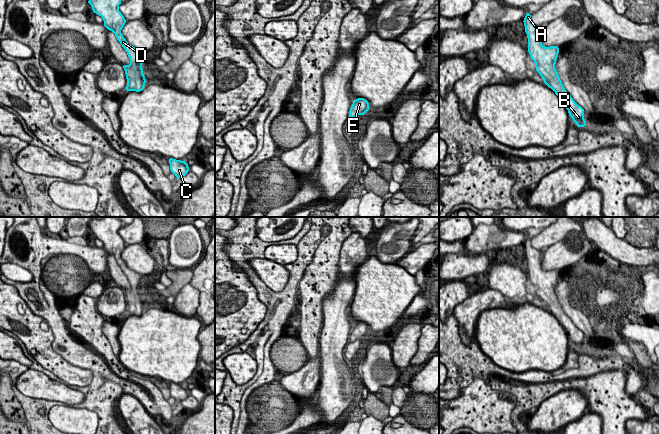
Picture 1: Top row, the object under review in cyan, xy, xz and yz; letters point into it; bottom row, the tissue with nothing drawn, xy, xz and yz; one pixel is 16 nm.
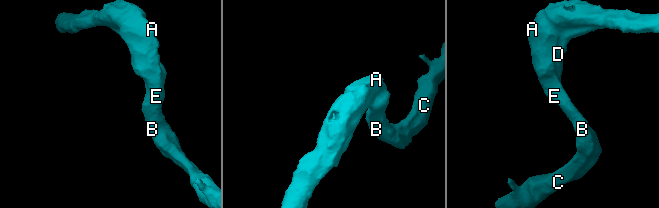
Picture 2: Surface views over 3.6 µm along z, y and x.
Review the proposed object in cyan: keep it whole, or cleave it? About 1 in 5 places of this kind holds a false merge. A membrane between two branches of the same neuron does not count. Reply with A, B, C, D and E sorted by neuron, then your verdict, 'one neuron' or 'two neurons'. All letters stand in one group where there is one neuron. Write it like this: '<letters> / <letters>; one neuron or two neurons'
A B C D E; one neuron

